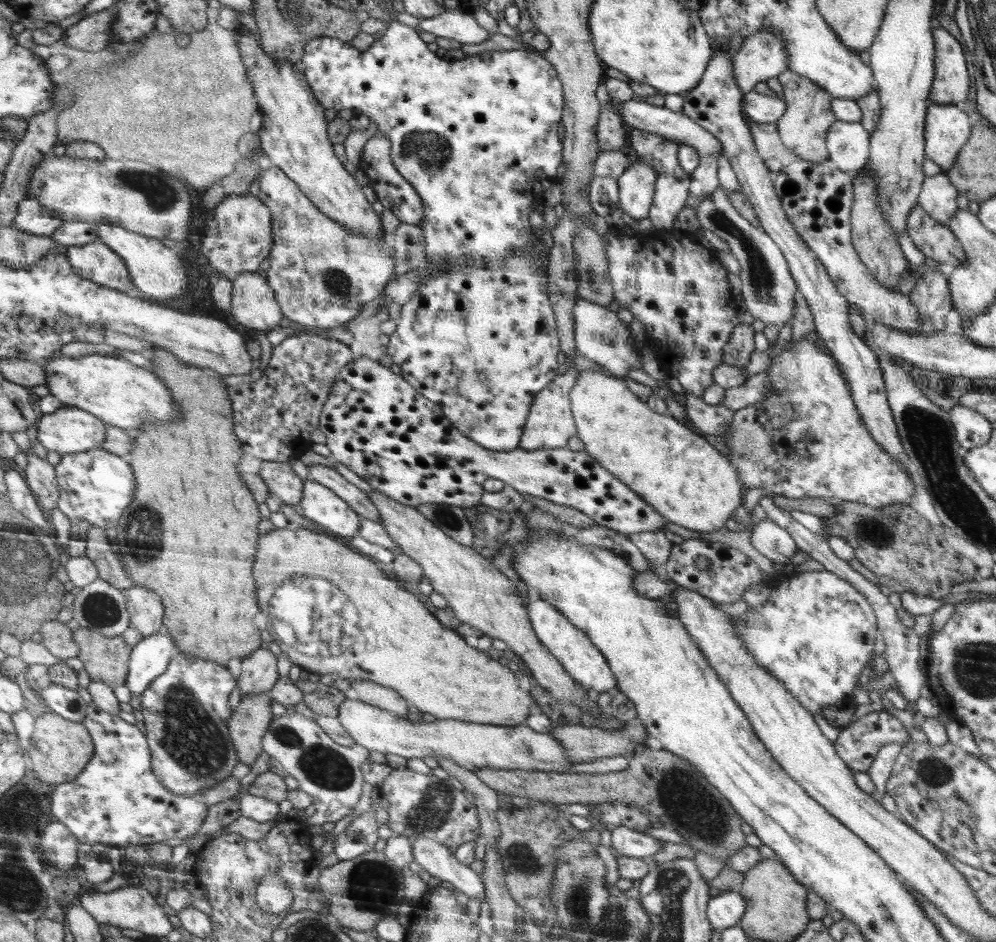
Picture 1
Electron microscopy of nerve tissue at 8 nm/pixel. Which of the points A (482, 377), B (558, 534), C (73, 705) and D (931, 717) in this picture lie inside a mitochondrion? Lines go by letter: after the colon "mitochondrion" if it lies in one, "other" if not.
A: mitochondrion
B: other
C: mitochondrion
D: other

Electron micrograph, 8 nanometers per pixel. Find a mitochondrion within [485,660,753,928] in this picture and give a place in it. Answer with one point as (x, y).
(706, 817)

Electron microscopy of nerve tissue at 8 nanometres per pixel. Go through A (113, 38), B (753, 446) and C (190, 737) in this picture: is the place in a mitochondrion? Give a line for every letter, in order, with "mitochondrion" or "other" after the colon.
A: other
B: mitochondrion
C: mitochondrion

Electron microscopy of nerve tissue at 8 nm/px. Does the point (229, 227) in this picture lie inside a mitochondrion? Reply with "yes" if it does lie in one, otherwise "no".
no

